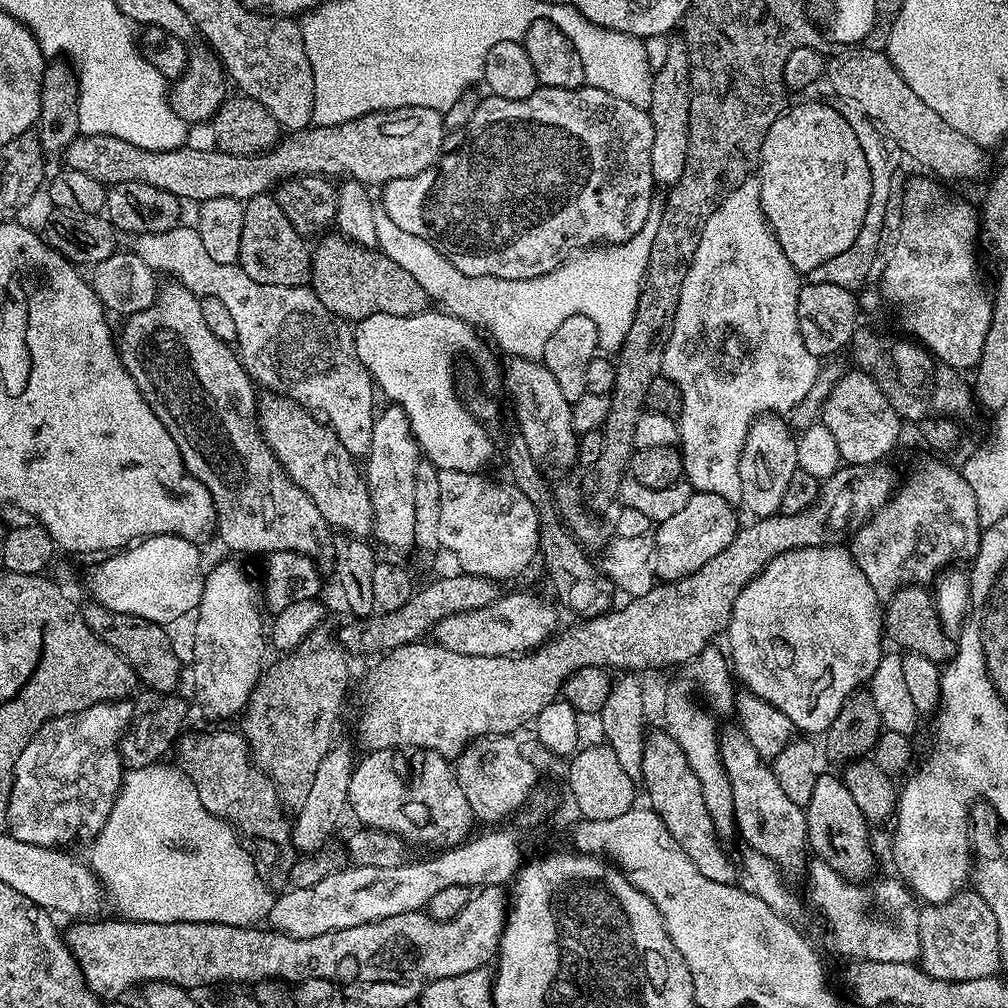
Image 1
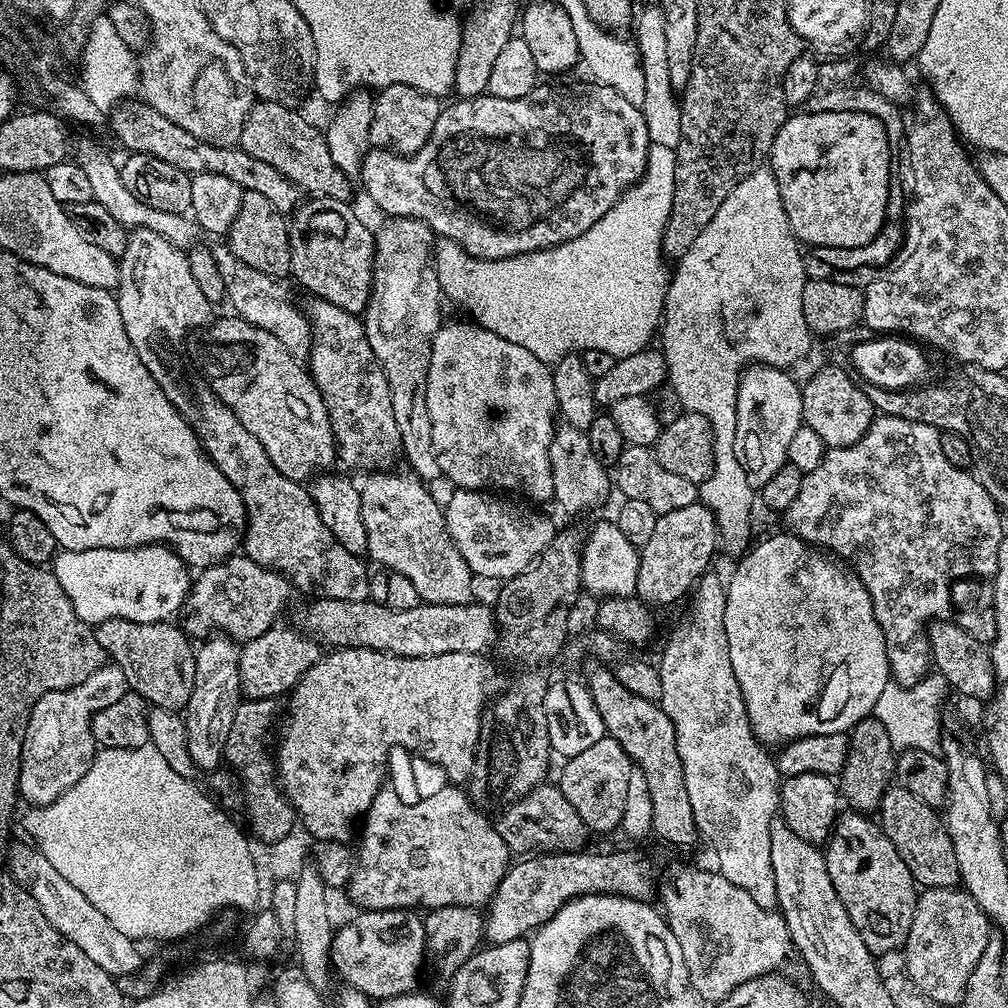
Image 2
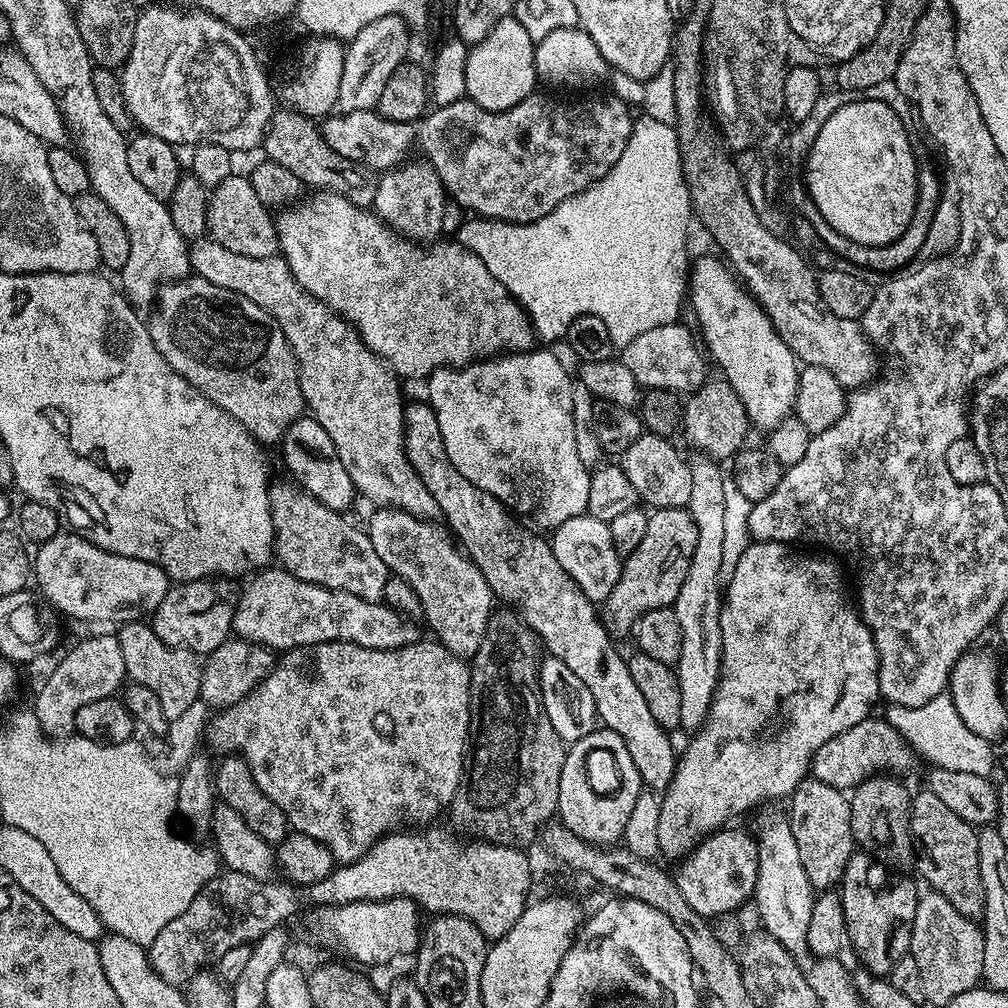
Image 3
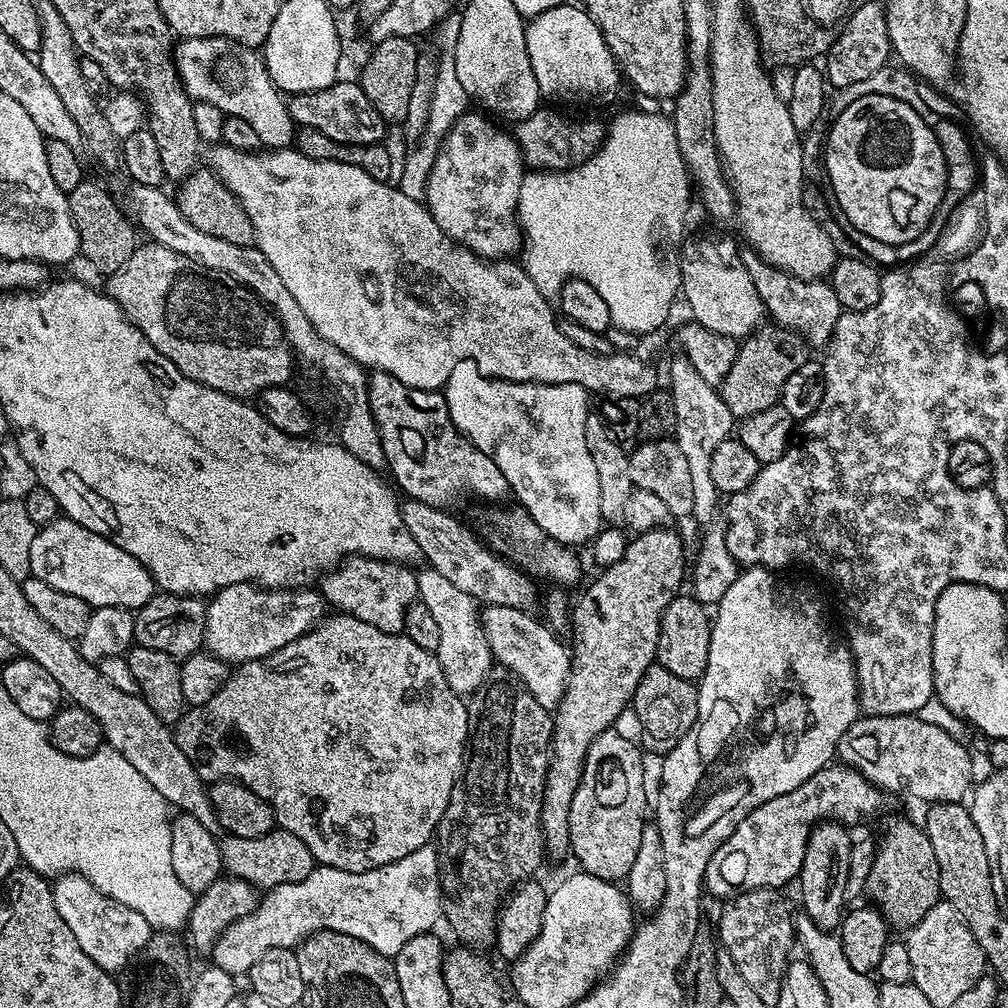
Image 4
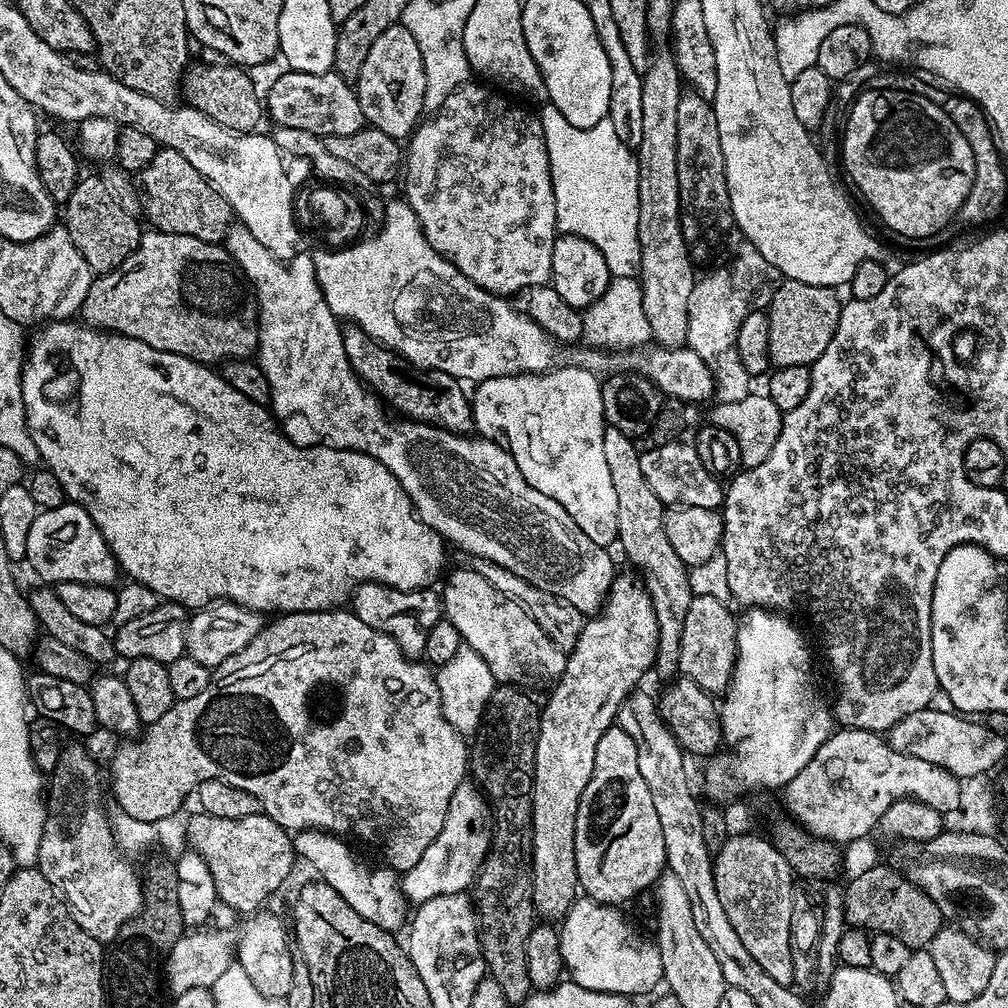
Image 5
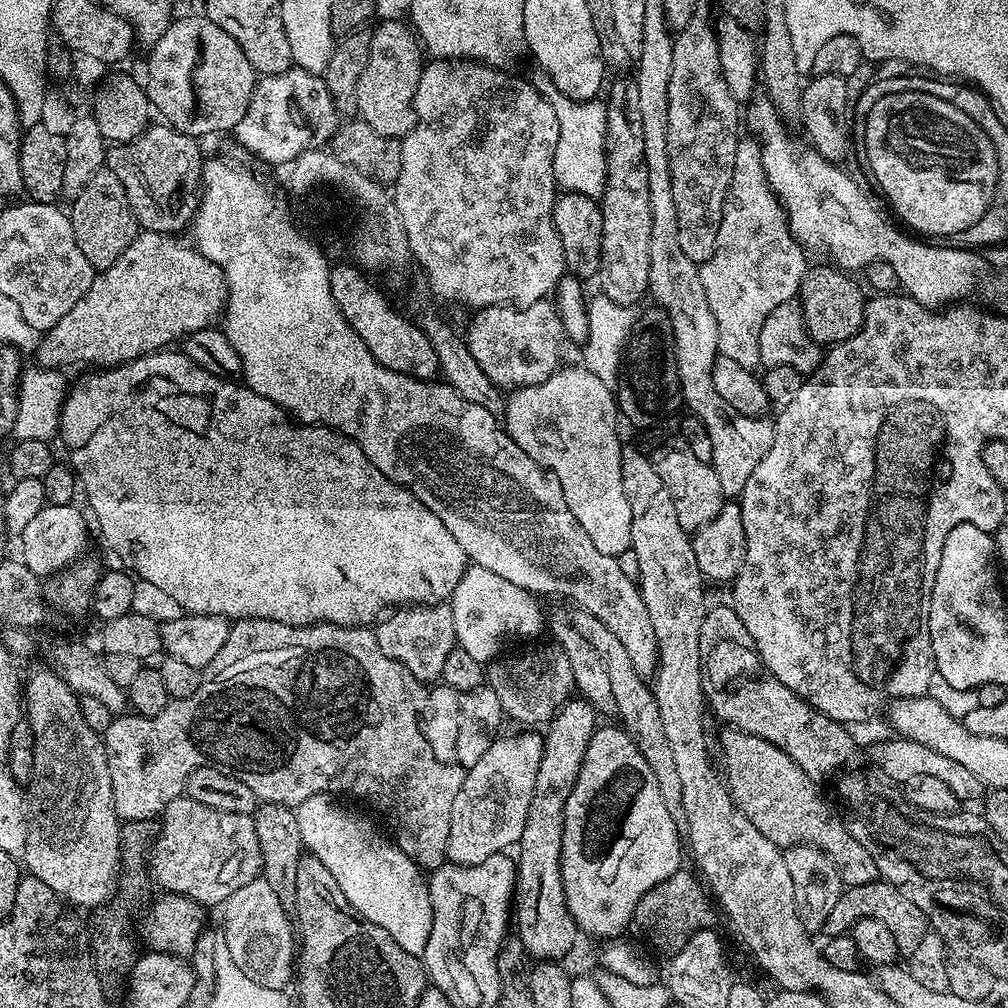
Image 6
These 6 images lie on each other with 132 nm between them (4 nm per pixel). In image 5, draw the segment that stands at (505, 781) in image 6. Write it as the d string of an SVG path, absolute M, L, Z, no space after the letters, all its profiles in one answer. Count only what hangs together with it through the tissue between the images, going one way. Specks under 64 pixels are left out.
M465 782L454 790L454 798L450 798L450 806L446 810L446 822L442 822L442 830L430 846L426 846L426 854L418 858L418 866L414 866L402 876L402 892L413 905L418 906L435 896L467 893L476 872L481 871L486 857L492 848L494 835L494 817L492 809L479 787L475 783Z

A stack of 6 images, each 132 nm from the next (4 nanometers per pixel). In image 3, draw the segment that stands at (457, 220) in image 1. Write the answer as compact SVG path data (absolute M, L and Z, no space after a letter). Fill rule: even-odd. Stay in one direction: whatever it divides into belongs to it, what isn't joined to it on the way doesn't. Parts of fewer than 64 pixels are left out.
M533 94L505 112L491 112L461 98L450 105L433 107L419 121L420 140L428 151L428 163L444 183L445 193L469 208L469 213L486 220L504 220L507 224L529 224L553 212L566 198L597 184L621 158L630 139L634 115L625 97L607 95L585 104L567 104ZM358 110L329 115L323 121L322 131L331 151L337 152L342 158L363 164L377 174L383 174L405 163L409 155L407 152L416 140L416 127L412 122L398 122L381 116L376 110Z

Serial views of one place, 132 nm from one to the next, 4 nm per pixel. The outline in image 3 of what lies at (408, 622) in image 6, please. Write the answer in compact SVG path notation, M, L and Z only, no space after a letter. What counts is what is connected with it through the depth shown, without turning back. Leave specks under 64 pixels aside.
M273 483L268 490L272 525L276 531L274 556L279 567L311 584L330 590L342 590L363 600L383 601L390 575L386 562L378 558L374 542L363 527L355 528L347 515L322 506L295 483Z

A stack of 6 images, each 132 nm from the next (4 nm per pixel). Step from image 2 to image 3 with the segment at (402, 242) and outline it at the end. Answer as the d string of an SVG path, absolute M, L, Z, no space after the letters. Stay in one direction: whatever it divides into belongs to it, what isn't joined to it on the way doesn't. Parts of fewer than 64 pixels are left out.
M427 159L411 160L379 177L380 185L372 208L385 224L401 236L413 242L432 242L444 228L444 183Z

